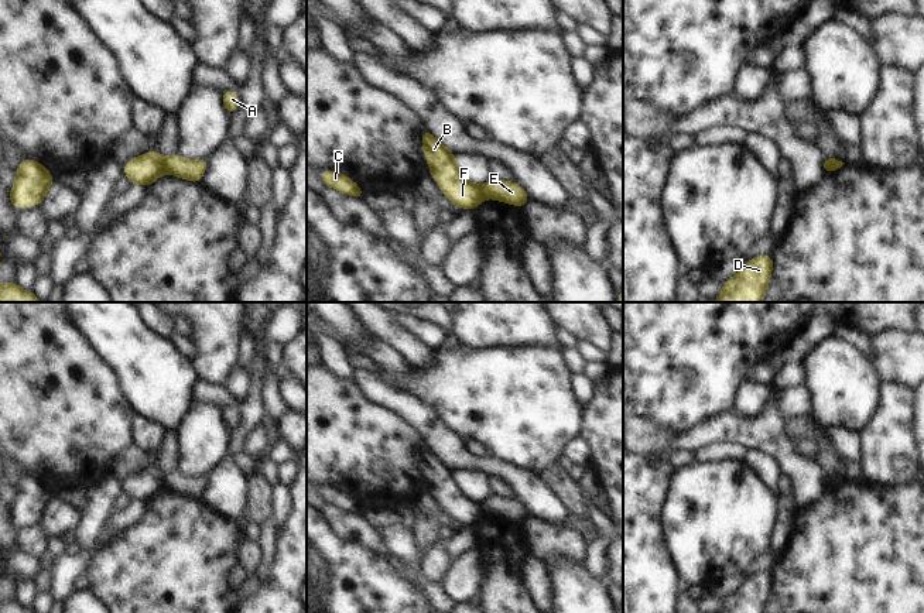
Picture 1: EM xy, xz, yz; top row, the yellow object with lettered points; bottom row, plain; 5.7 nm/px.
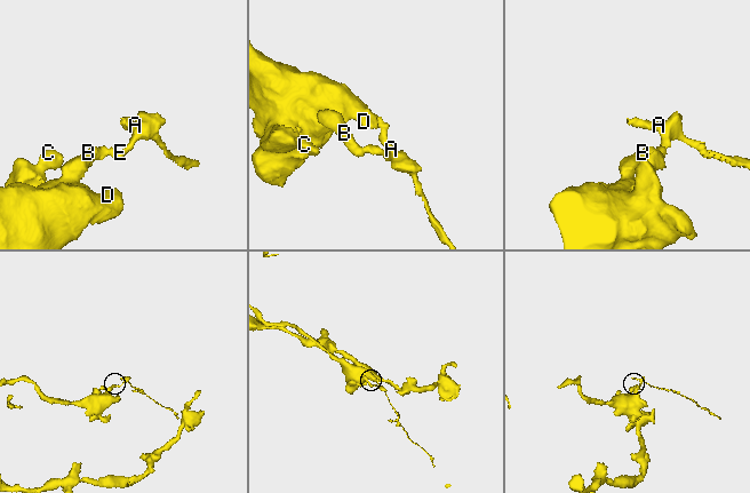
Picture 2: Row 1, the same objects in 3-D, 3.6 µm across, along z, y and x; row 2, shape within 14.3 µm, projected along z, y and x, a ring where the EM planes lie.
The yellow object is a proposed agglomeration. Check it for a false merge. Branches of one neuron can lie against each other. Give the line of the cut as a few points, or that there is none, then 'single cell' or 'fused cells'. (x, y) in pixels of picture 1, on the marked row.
cut xy (163, 158), (166, 171); fused cells

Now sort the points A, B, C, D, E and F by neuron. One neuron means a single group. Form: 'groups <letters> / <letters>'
groups A E / B C D F

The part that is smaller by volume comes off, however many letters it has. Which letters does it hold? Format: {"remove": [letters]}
{"remove": ["A", "E"]}

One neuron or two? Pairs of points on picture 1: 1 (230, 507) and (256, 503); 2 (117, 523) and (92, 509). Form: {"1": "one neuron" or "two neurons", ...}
{"1": "two neurons", "2": "two neurons"}

